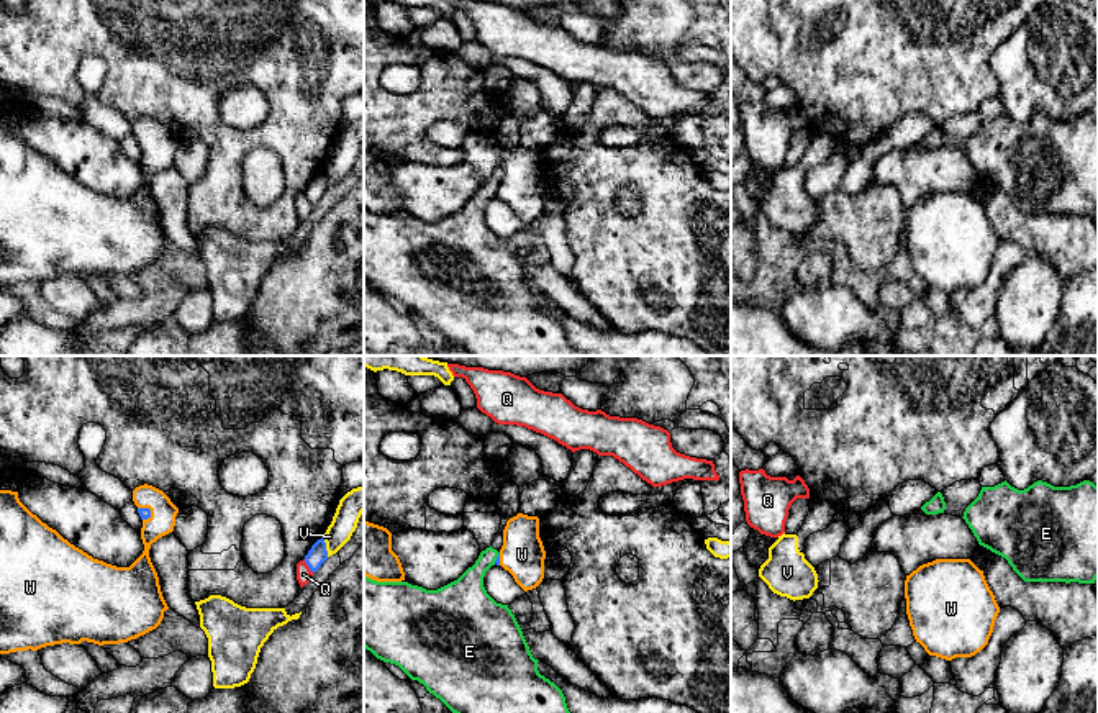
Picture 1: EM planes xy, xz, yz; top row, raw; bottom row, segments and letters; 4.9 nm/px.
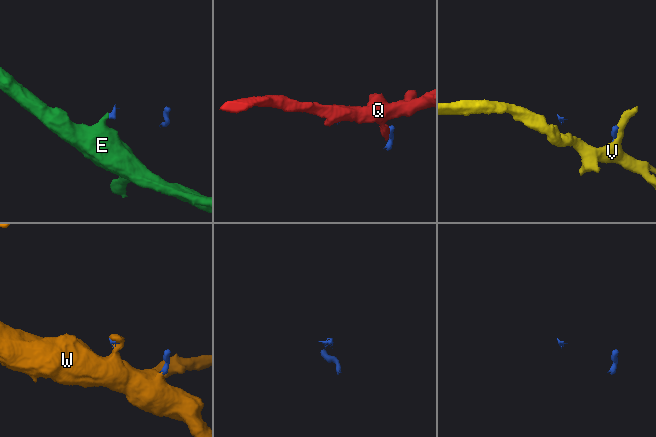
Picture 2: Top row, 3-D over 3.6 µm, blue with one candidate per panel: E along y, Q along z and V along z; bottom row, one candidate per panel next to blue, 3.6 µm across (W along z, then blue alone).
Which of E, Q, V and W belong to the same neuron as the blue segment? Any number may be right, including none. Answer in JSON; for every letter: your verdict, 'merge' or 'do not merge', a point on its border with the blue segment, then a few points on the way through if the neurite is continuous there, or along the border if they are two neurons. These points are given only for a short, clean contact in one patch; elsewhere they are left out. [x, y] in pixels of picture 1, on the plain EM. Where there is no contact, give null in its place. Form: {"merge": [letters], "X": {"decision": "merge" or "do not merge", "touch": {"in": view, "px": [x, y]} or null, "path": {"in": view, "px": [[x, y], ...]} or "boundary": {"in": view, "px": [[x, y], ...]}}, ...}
{"merge": ["W"], "E": {"decision": "do not merge", "touch": {"in": "xz", "px": [497, 190]}}, "Q": {"decision": "do not merge", "touch": {"in": "xy", "px": [307, 197]}}, "V": {"decision": "do not merge", "touch": {"in": "xy", "px": [325, 181]}, "boundary": {"in": "xy", "px": [[322, 171], [328, 189]]}}, "W": {"decision": "merge", "touch": {"in": "xy", "px": [148, 141]}}}

